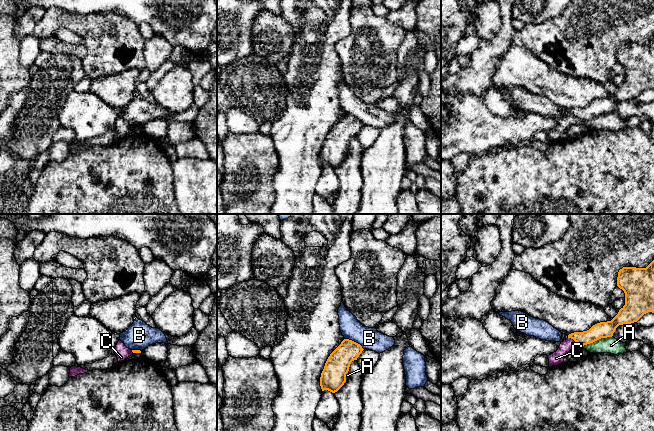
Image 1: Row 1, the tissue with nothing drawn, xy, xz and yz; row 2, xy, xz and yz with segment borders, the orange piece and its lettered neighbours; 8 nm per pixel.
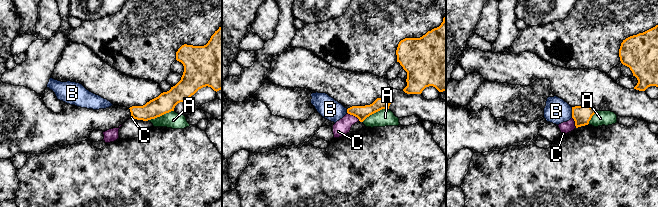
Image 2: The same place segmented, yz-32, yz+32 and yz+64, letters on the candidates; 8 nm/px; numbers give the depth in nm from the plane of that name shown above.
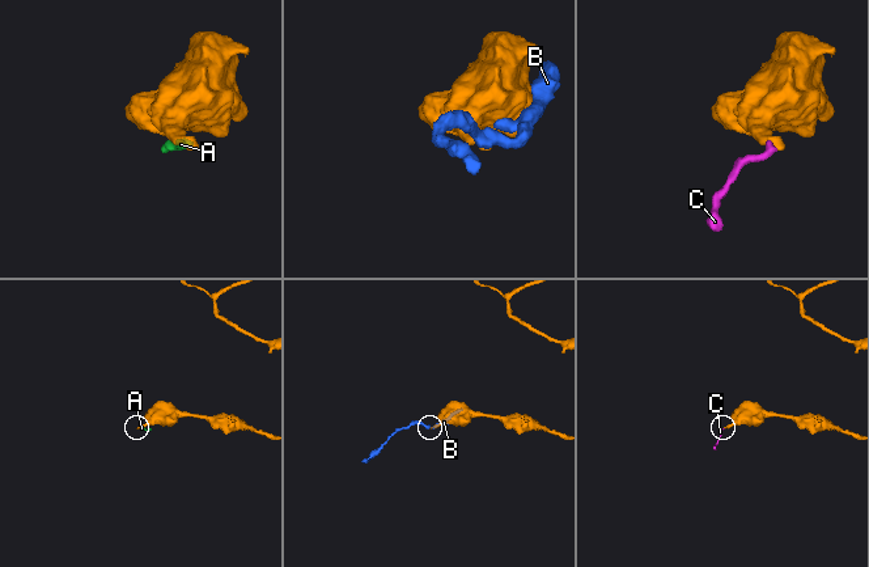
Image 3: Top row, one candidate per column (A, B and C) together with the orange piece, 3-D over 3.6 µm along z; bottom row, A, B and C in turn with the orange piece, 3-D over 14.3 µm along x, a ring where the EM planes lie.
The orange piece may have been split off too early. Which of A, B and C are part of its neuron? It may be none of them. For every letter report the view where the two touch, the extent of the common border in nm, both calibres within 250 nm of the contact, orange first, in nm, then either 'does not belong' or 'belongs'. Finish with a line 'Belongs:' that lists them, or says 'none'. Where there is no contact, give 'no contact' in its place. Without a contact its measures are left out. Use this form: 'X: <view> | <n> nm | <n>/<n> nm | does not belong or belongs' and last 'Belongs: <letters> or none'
A: yz | 260 nm | 130/130 nm | does not belong
B: xz | 180 nm | 190/180 nm | does not belong
C: yz | 120 nm | 130/100 nm | does not belong
Belongs: none

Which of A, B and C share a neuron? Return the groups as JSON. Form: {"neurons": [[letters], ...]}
{"neurons": [["A", "C"], ["B"]]}

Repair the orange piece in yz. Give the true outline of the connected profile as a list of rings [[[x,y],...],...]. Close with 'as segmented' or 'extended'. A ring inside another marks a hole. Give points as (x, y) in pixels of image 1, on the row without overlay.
[[[654,36],[646,44],[623,43],[618,48],[617,62],[625,69],[625,81],[607,98],[589,106],[568,111],[580,122],[601,114],[612,113],[619,101],[637,98],[644,90],[654,89]]] | as segmented

